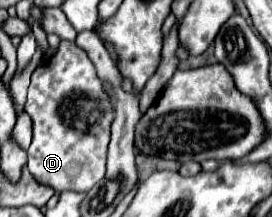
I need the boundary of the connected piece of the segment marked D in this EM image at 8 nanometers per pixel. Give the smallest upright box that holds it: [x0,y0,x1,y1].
[26,40,114,192]

